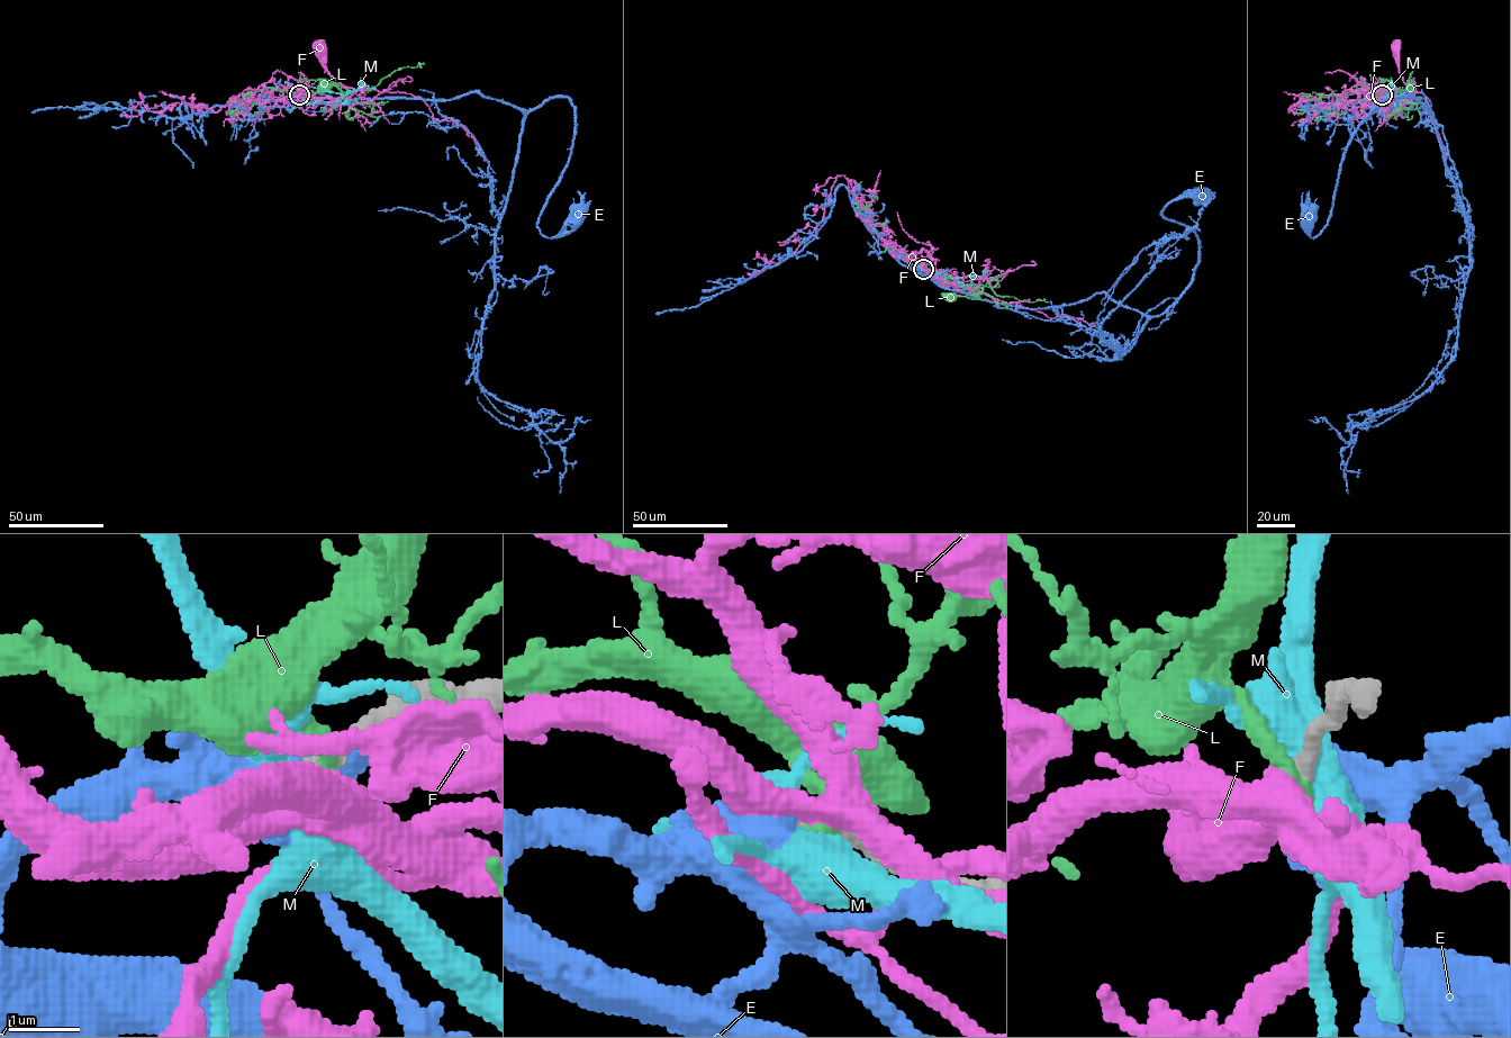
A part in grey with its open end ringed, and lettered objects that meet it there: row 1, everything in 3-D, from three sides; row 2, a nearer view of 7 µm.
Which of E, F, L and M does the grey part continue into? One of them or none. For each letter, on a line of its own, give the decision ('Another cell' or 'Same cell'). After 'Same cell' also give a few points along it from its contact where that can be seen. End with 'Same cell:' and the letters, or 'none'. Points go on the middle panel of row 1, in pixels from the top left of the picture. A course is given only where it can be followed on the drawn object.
E: Same cell. Its course: (923, 269), (992, 301), (1049, 308), (1105, 292), (1159, 316), (1192, 278), (1199, 244), (1160, 213), (1203, 195)
F: Another cell
L: Another cell
M: Another cell
Same cell: E

